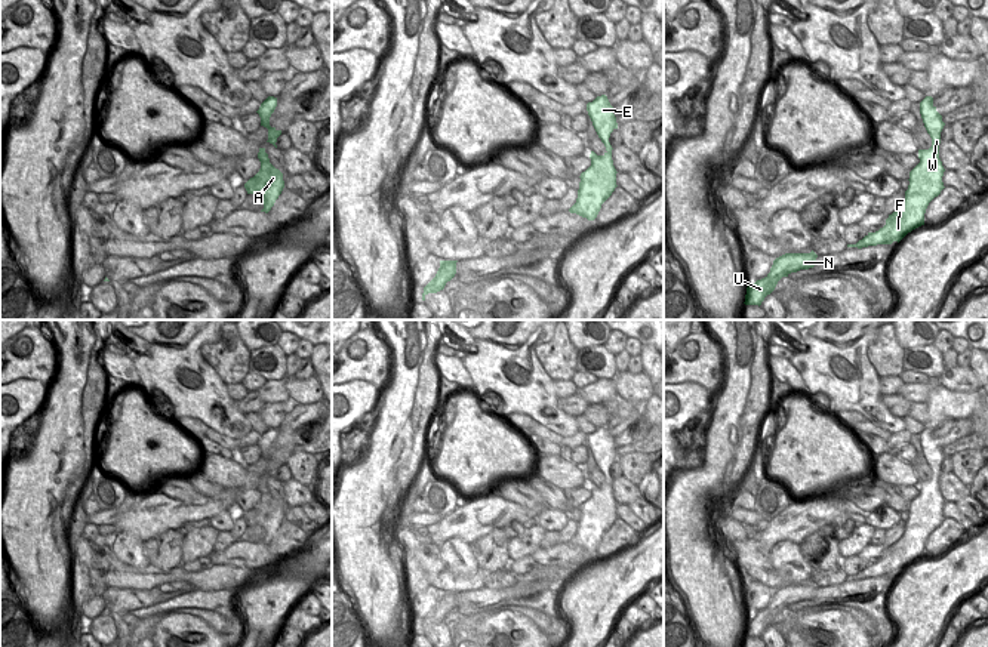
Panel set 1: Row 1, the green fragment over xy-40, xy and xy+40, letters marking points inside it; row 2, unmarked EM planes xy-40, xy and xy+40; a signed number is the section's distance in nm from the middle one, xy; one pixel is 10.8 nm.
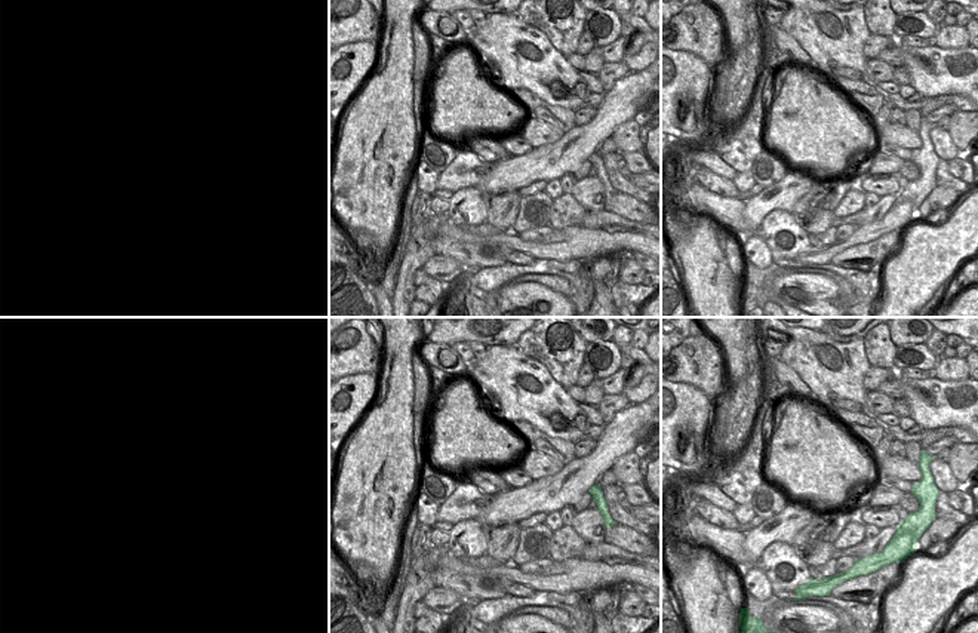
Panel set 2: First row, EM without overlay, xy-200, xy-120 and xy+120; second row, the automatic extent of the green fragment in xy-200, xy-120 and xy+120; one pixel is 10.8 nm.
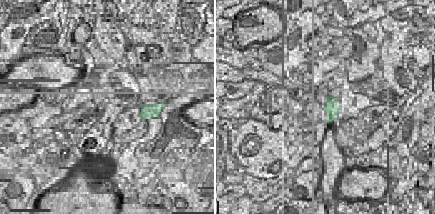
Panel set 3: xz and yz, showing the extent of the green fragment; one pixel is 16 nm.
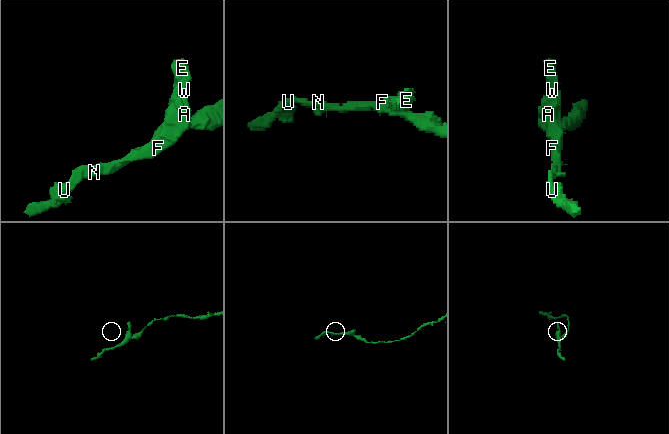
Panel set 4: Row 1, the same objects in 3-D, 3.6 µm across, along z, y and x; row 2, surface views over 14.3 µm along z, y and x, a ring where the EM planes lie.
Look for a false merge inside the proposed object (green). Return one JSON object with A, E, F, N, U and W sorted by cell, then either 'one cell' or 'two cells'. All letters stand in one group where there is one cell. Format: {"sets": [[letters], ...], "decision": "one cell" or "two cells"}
{"sets": [["A", "E", "W"], ["F", "N", "U"]], "decision": "two cells"}

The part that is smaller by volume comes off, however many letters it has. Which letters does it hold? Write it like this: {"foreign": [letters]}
{"foreign": ["A", "E", "W"]}

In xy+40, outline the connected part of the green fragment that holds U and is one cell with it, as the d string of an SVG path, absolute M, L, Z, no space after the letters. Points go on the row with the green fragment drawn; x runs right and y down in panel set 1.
M813 250L810 253L785 253L776 258L770 272L764 278L757 280L754 284L748 284L744 304L760 306L764 298L775 290L782 277L788 277L791 272L800 269L813 268L816 258L818 255Z

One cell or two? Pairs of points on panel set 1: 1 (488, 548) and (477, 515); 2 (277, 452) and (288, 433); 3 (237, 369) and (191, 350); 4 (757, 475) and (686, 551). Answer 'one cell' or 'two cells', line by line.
1: two cells
2: one cell
3: two cells
4: two cells

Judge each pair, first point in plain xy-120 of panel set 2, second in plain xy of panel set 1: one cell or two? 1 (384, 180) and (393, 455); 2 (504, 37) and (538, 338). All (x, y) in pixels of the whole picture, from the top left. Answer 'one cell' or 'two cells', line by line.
1: one cell
2: one cell

